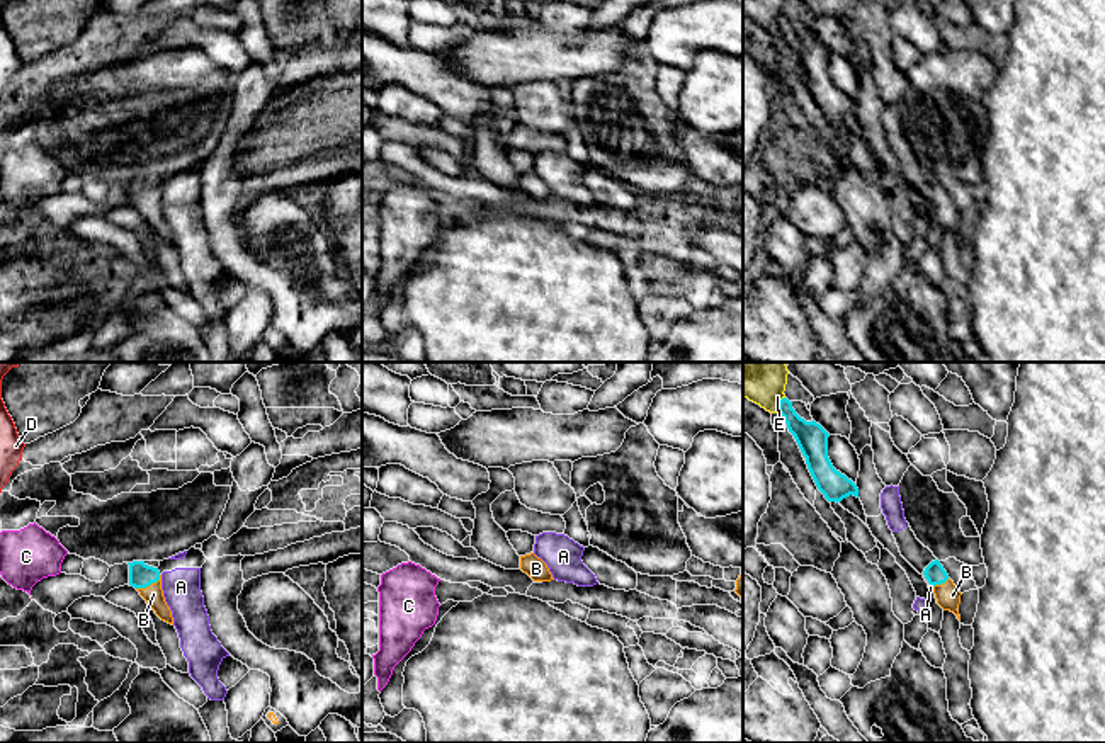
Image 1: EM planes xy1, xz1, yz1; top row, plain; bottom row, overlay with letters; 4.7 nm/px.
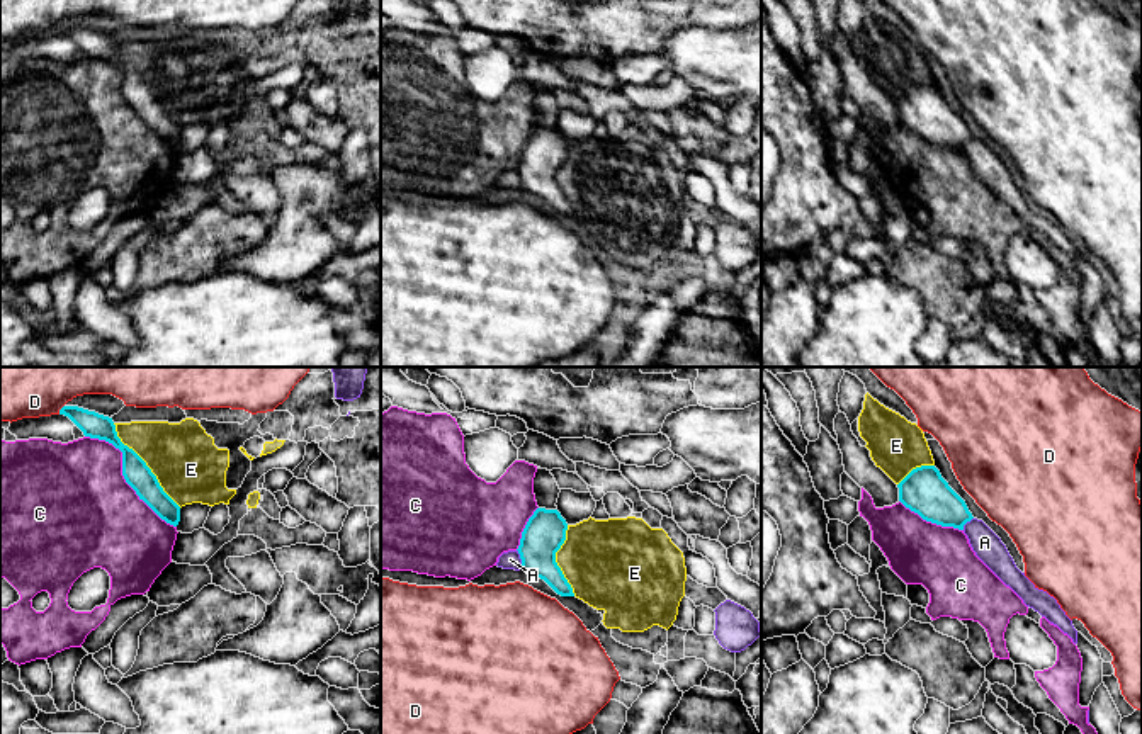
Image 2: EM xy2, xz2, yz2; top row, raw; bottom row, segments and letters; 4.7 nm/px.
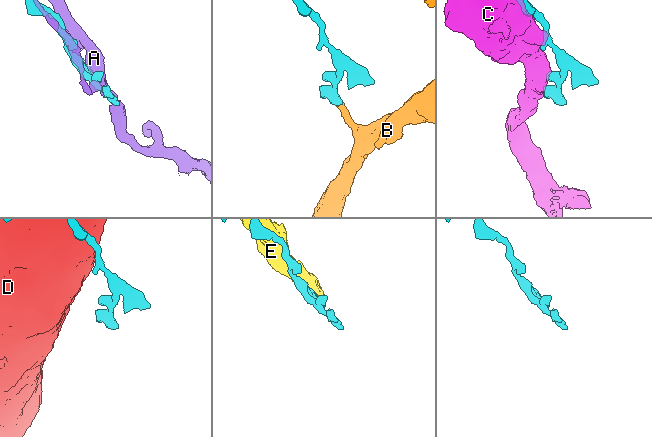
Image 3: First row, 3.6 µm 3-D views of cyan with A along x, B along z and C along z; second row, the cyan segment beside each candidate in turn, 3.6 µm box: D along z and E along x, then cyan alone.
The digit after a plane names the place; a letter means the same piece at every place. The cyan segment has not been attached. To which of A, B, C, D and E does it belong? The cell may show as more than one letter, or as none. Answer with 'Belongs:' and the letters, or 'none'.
Belongs: B

